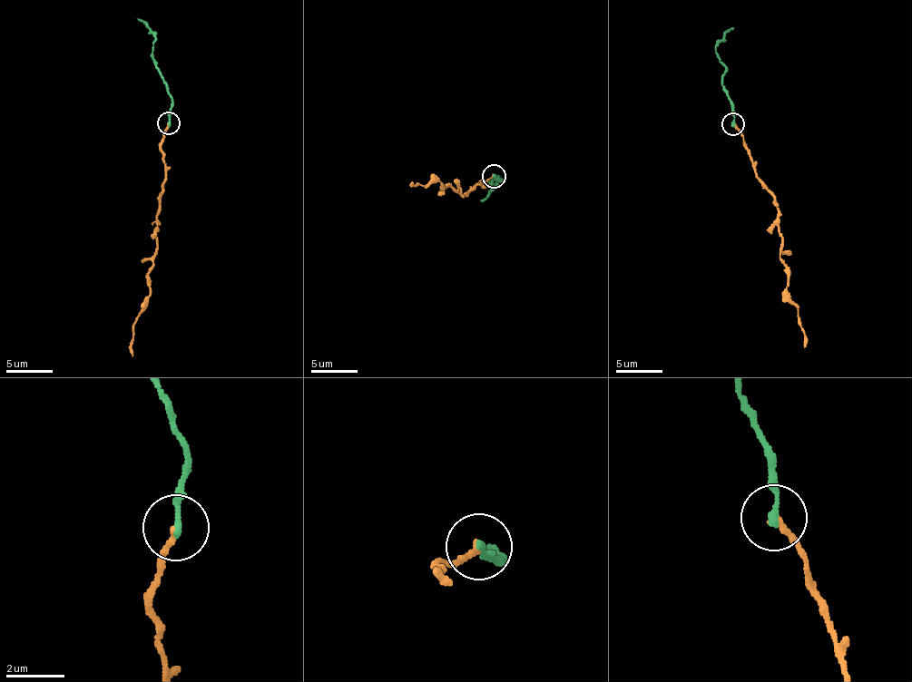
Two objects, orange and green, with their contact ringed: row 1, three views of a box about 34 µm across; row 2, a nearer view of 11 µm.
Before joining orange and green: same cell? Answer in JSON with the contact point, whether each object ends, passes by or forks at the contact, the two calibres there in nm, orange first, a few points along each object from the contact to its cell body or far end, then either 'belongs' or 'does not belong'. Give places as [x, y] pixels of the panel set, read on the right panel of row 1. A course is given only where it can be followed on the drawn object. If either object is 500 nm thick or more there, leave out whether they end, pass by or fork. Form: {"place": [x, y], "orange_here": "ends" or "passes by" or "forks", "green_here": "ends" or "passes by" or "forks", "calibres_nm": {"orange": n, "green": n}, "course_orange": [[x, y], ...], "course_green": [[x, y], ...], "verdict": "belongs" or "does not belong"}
{"place": [733, 123], "orange_here": "ends", "green_here": "ends", "calibres_nm": {"orange": 240, "green": 240}, "course_orange": [[732, 124], [743, 137], [756, 176], [779, 212], [779, 259], [787, 267], [787, 296], [799, 317], [806, 346]], "course_green": [[732, 124], [732, 102], [721, 83], [723, 66], [716, 43], [733, 29]], "verdict": "belongs"}

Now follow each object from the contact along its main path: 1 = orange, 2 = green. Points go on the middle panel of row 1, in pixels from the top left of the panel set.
1: (495, 175), (460, 195), (450, 182), (442, 188), (437, 180), (411, 183)
2: (495, 175), (500, 181), (496, 176), (491, 181), (496, 180), (480, 200)

